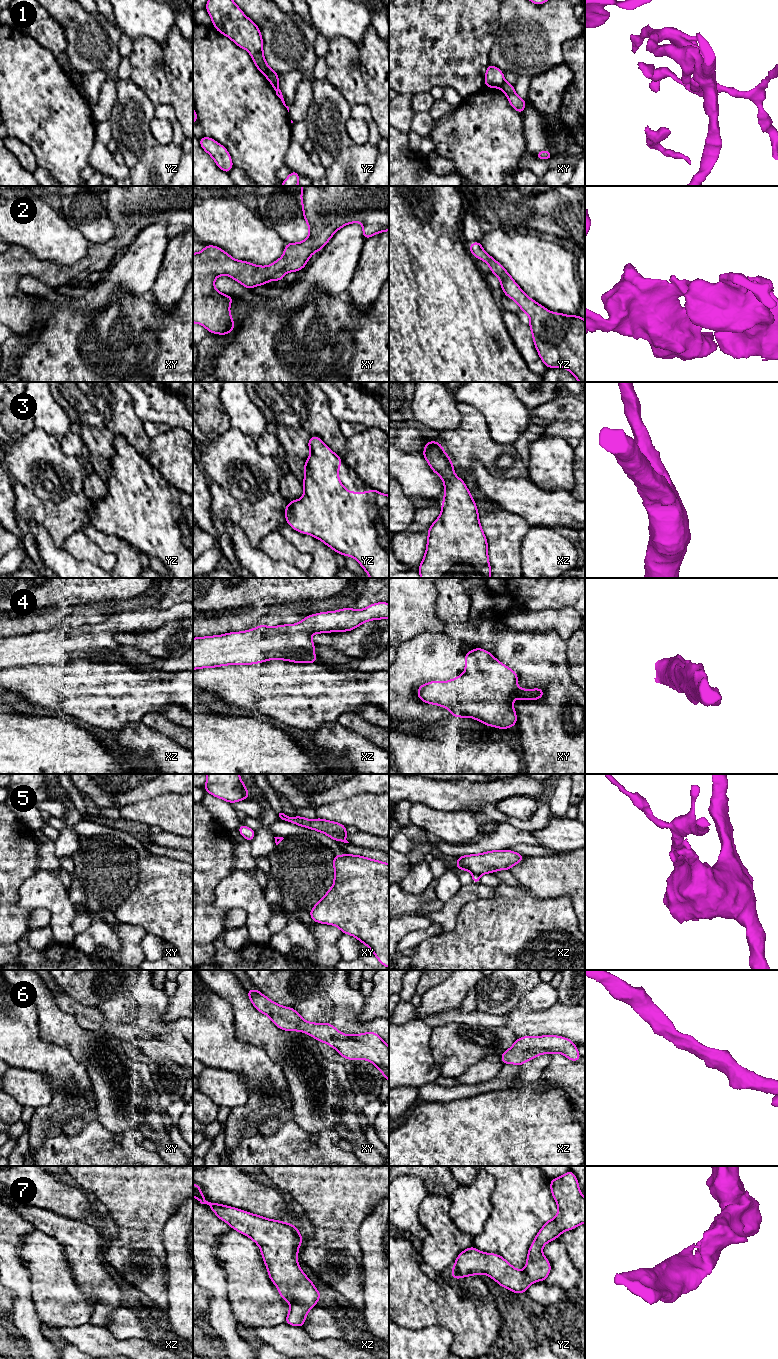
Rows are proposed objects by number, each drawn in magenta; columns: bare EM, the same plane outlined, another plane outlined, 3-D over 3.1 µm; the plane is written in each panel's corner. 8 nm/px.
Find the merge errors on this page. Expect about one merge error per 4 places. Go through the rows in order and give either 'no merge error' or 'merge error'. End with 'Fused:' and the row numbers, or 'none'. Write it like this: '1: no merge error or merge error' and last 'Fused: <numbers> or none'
1: merge error
2: no merge error
3: no merge error
4: no merge error
5: merge error
6: no merge error
7: no merge error
Fused: 1, 5

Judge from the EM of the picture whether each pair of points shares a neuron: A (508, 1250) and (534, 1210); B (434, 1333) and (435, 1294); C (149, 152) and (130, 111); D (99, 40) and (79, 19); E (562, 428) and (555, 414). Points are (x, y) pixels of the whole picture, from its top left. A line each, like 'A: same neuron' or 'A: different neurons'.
A: same neuron
B: different neurons
C: same neuron
D: same neuron
E: different neurons

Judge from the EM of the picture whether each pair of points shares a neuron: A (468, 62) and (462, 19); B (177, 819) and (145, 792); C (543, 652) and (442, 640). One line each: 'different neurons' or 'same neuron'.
A: same neuron
B: different neurons
C: different neurons

